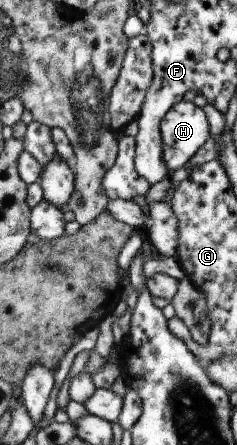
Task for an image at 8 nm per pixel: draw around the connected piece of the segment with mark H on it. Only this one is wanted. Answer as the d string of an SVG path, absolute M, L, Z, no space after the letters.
M182 100L167 112L162 122L162 135L163 156L173 173L185 166L209 138L209 124L201 108Z

